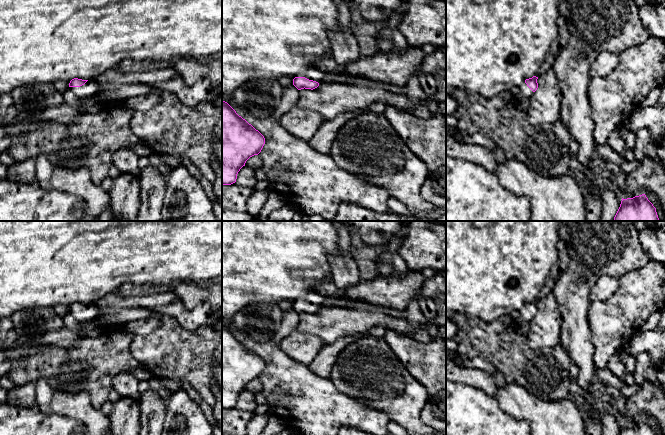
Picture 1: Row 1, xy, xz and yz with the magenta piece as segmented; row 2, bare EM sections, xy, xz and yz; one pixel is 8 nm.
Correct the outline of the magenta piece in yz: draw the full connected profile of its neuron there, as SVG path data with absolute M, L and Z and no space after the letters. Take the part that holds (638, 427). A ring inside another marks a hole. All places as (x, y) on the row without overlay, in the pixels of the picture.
M642 418L633 422L622 422L618 435L656 435L656 432L646 419Z

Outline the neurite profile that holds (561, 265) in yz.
M559 239L557 242L557 249L559 252L558 261L551 267L550 273L546 280L546 284L542 291L536 297L536 301L539 301L553 290L553 287L560 277L560 275L568 268L569 265L569 255L565 243Z

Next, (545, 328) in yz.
M551 292L538 301L537 307L537 314L529 321L526 337L531 349L544 351L560 344L562 317Z

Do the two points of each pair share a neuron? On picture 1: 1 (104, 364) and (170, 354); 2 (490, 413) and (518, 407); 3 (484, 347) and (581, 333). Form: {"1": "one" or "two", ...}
{"1": "two", "2": "two", "3": "two"}

